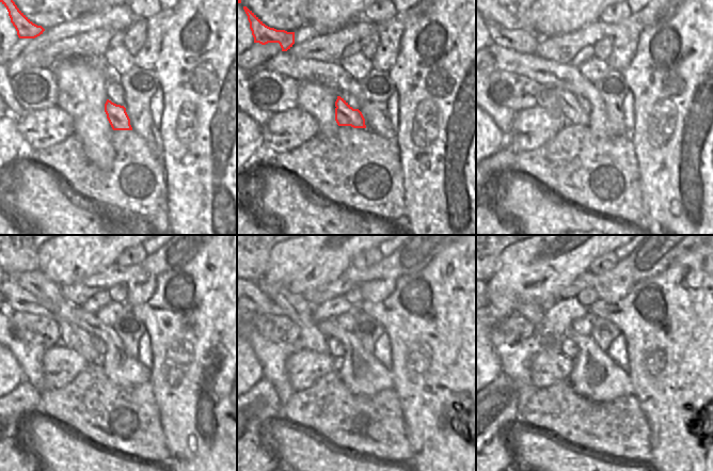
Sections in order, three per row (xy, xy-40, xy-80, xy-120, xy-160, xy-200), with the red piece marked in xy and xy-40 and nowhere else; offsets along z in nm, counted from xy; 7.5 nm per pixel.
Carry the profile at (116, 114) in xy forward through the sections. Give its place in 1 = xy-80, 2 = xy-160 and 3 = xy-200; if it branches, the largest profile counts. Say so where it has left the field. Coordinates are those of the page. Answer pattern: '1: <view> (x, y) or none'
1: xy-80 (574, 110)
2: xy-160 (295, 307)
3: xy-200 (535, 313)

